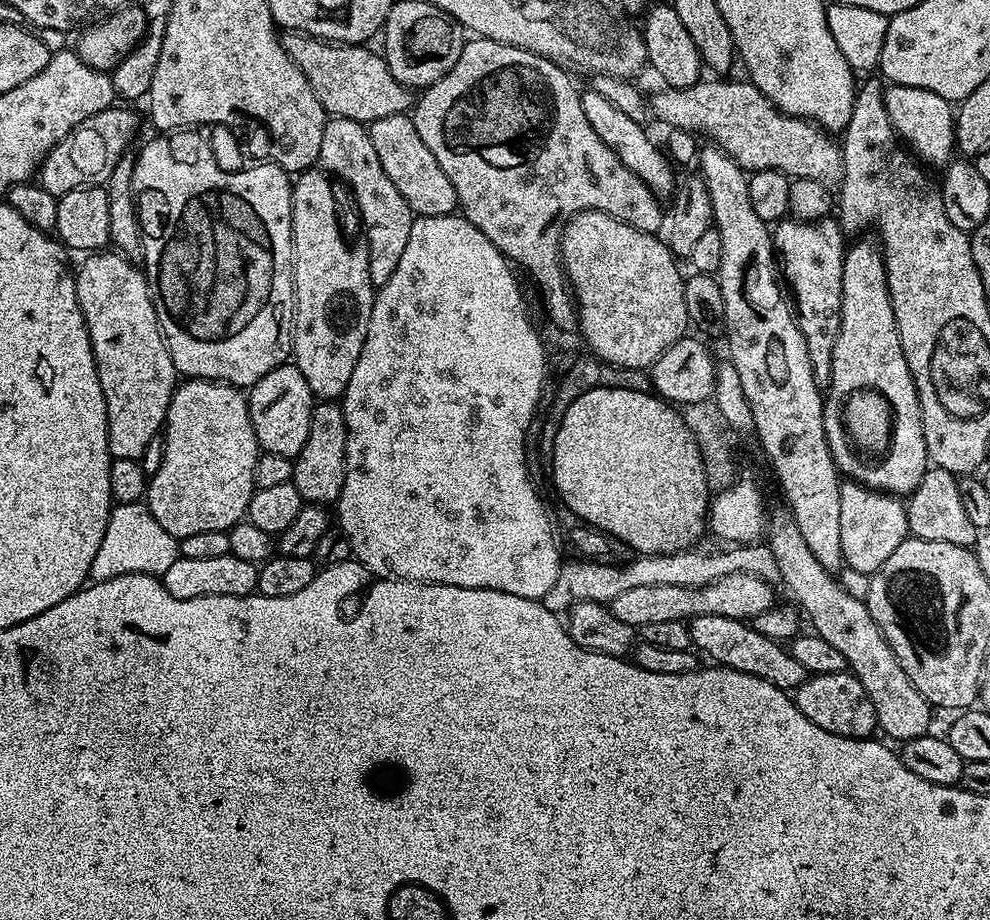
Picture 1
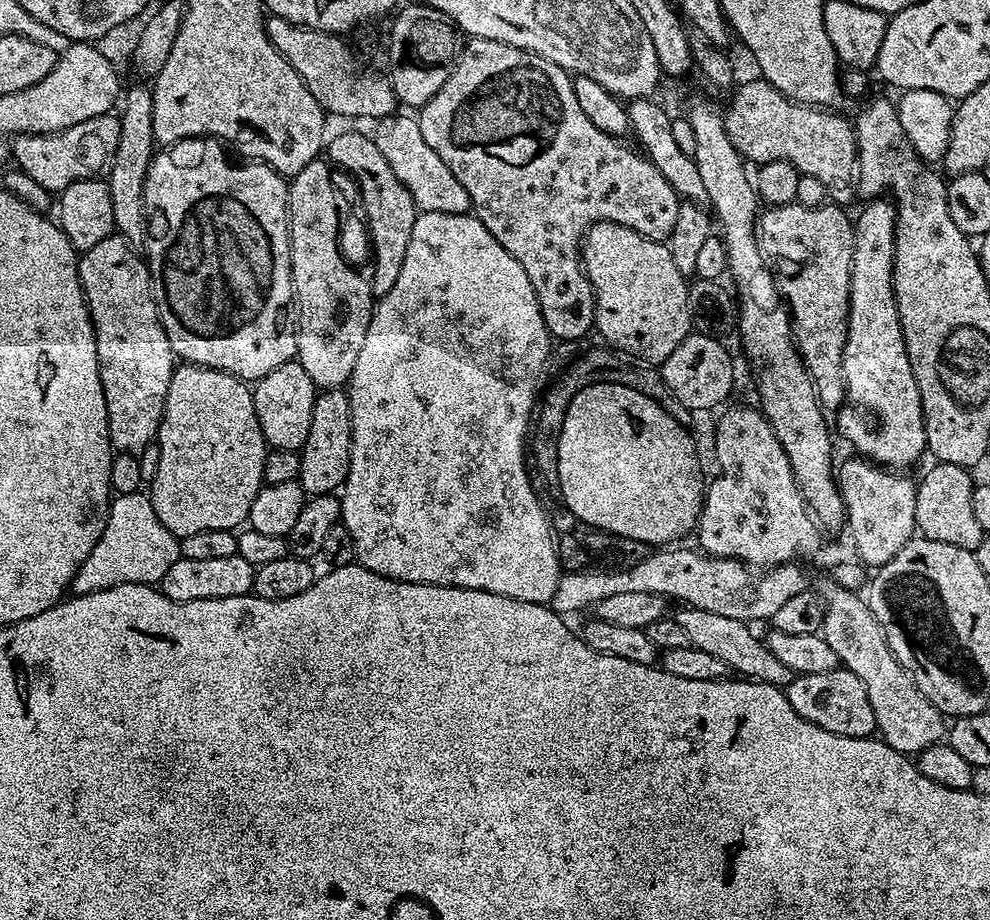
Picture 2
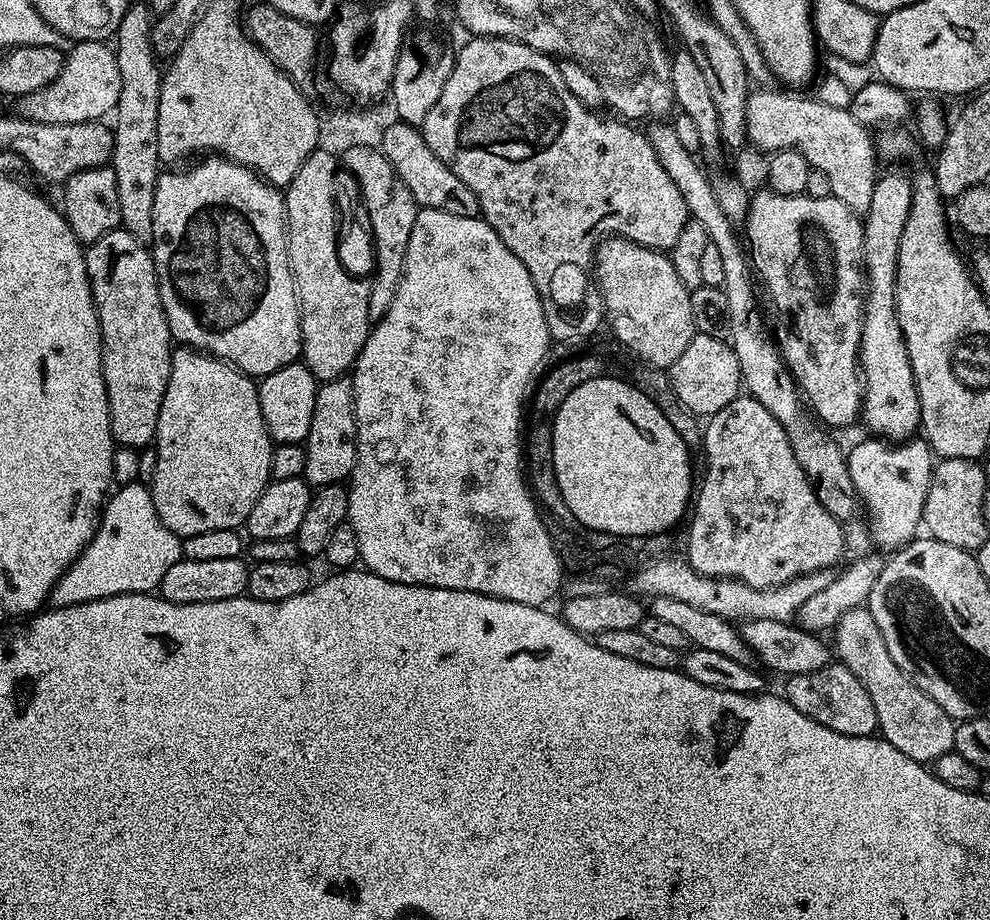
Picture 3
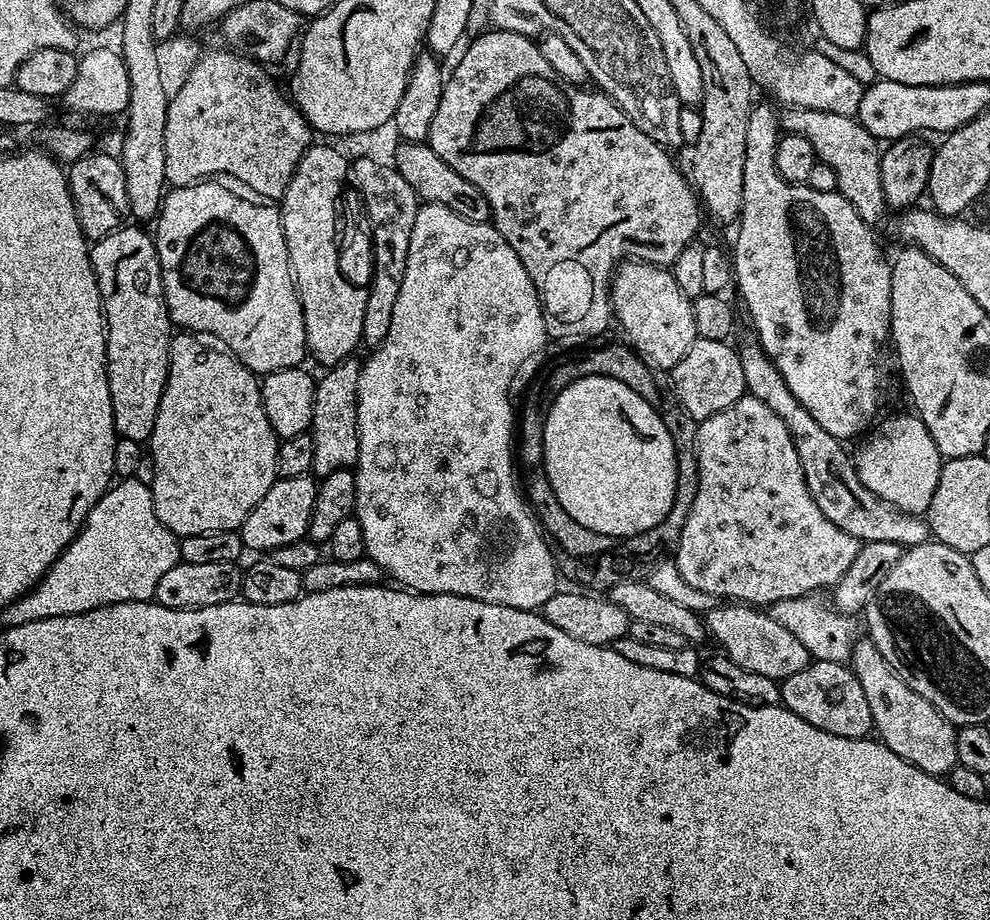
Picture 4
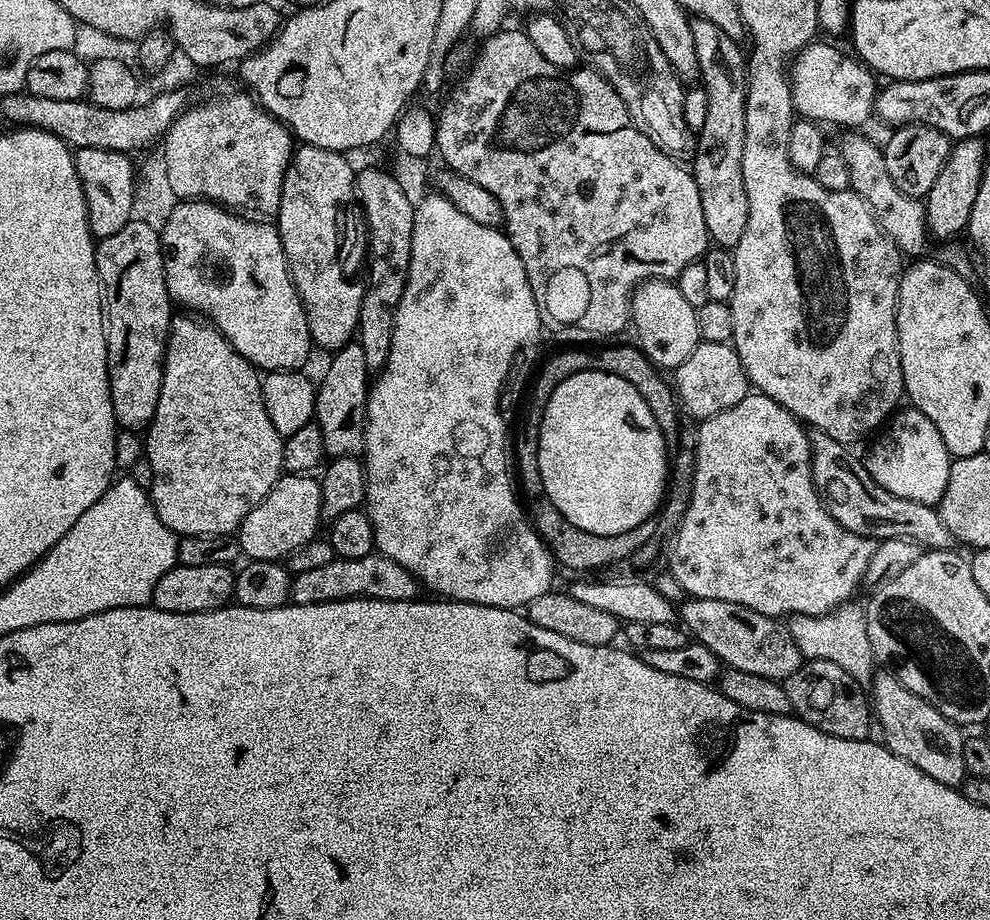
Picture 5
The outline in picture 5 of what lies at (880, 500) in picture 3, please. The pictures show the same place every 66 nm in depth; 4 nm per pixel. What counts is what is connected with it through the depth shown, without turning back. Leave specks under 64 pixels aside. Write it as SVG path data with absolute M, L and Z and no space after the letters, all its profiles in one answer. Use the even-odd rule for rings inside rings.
M904 407L887 421L886 427L879 433L880 441L869 450L866 475L874 482L878 482L878 486L882 486L890 494L898 494L898 498L910 498L914 502L939 505L946 490L946 478L950 478L953 457L948 455L946 442L942 442L942 434L938 434L934 422L930 422L930 418L926 418L926 414L922 414L917 408Z

